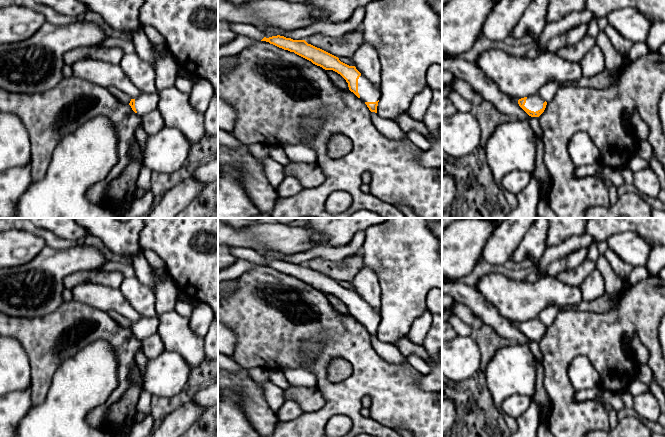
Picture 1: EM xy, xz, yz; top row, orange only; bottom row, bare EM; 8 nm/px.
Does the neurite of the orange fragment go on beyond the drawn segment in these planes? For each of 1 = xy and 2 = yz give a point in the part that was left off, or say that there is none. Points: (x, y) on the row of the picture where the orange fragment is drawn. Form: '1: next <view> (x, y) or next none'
1: next xy (145, 103)
2: next yz (534, 103)

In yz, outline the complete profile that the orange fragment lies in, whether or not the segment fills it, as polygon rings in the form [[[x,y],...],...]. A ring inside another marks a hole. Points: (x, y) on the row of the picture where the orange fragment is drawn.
[[[538,94],[518,100],[519,106],[531,117],[539,117],[545,110],[547,102]]]

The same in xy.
[[[156,91],[152,94],[142,94],[136,99],[131,99],[129,105],[138,116],[142,116],[157,109],[158,101],[159,95],[158,91]]]

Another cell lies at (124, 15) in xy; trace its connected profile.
[[[79,0],[98,13],[113,29],[133,33],[143,29],[140,9],[145,0]]]

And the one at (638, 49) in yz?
[[[645,42],[633,43],[630,51],[626,55],[628,61],[635,61],[649,52],[648,46]]]

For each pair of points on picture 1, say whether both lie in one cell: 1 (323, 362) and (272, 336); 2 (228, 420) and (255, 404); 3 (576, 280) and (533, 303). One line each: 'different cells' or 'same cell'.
1: same cell
2: different cells
3: different cells

